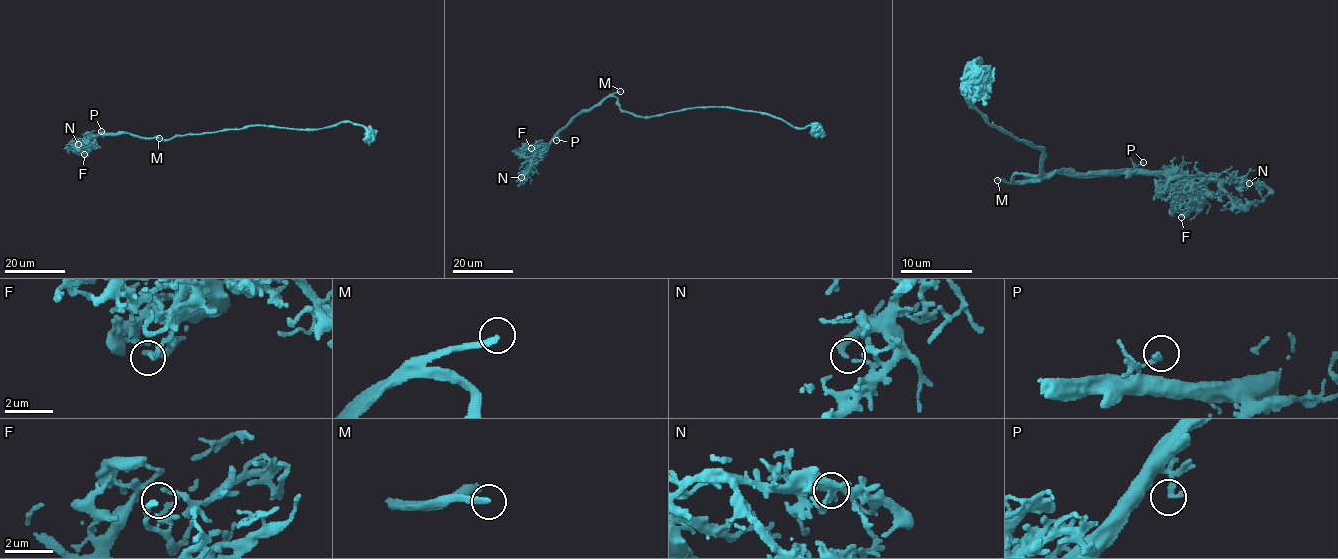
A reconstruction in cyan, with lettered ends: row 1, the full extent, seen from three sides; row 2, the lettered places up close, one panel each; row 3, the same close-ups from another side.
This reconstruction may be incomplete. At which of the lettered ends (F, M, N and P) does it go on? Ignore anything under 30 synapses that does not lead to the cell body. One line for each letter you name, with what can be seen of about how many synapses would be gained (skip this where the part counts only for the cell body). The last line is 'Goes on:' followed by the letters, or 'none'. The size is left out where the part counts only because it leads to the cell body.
Goes on: M

